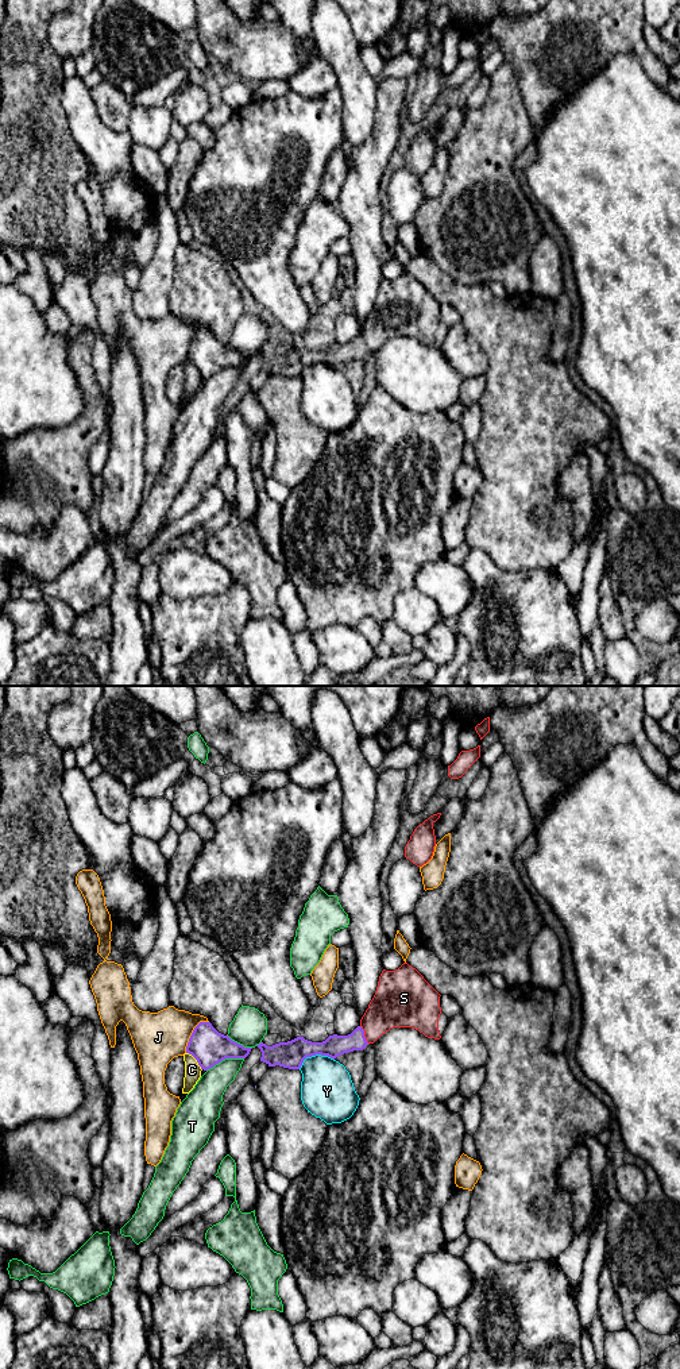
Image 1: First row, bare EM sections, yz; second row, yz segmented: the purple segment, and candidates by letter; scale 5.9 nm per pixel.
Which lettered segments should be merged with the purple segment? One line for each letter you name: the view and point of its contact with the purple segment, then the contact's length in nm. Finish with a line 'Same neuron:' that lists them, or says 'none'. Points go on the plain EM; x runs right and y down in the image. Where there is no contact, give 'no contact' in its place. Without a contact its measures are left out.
S: yz (363, 343) | 120 nm
Same neuron: S

